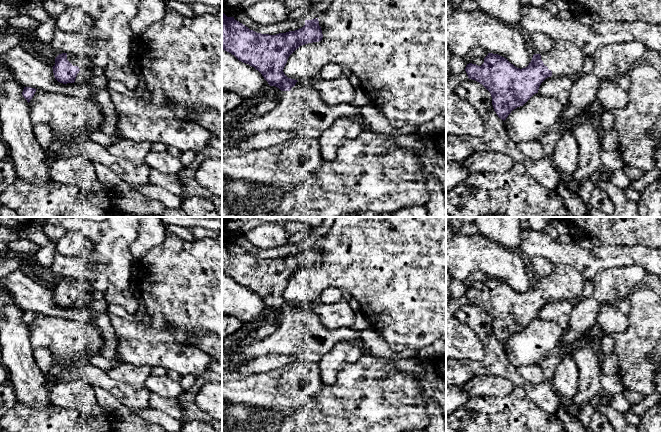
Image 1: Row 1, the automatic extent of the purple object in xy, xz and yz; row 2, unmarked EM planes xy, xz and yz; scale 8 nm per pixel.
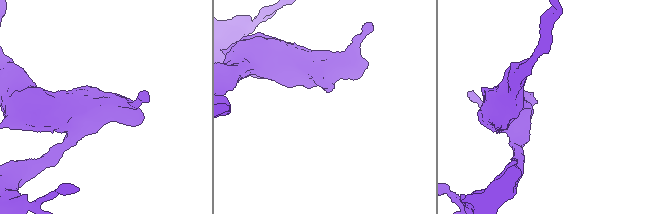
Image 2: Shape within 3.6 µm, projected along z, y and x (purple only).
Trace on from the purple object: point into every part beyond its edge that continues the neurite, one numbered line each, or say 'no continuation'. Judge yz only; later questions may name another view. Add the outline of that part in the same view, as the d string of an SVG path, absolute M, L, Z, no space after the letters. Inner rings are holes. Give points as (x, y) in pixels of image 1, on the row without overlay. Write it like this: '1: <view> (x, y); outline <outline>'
1: yz (565, 283); outline M556 265L550 275L540 279L544 289L552 295L552 300L571 302L580 299L587 280L581 272L569 265Z

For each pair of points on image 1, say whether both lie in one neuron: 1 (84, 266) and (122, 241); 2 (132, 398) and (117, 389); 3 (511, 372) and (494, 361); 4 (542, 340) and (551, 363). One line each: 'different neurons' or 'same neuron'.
1: same neuron
2: same neuron
3: same neuron
4: different neurons

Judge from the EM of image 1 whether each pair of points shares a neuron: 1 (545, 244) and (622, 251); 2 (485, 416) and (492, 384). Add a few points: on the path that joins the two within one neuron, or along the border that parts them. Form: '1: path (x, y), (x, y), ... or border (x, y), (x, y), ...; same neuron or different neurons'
1: path (564, 254), (603, 253); same neuron
2: border (512, 393), (506, 396), (471, 396), (469, 398); different neurons

